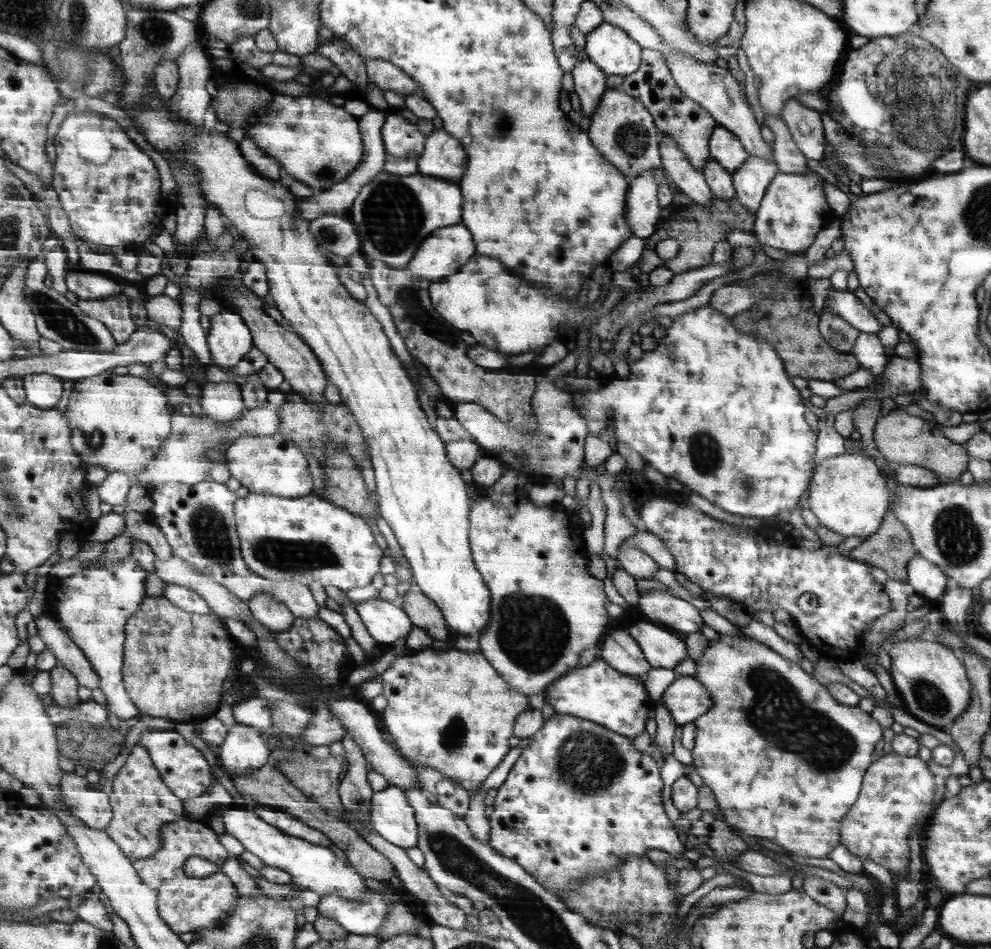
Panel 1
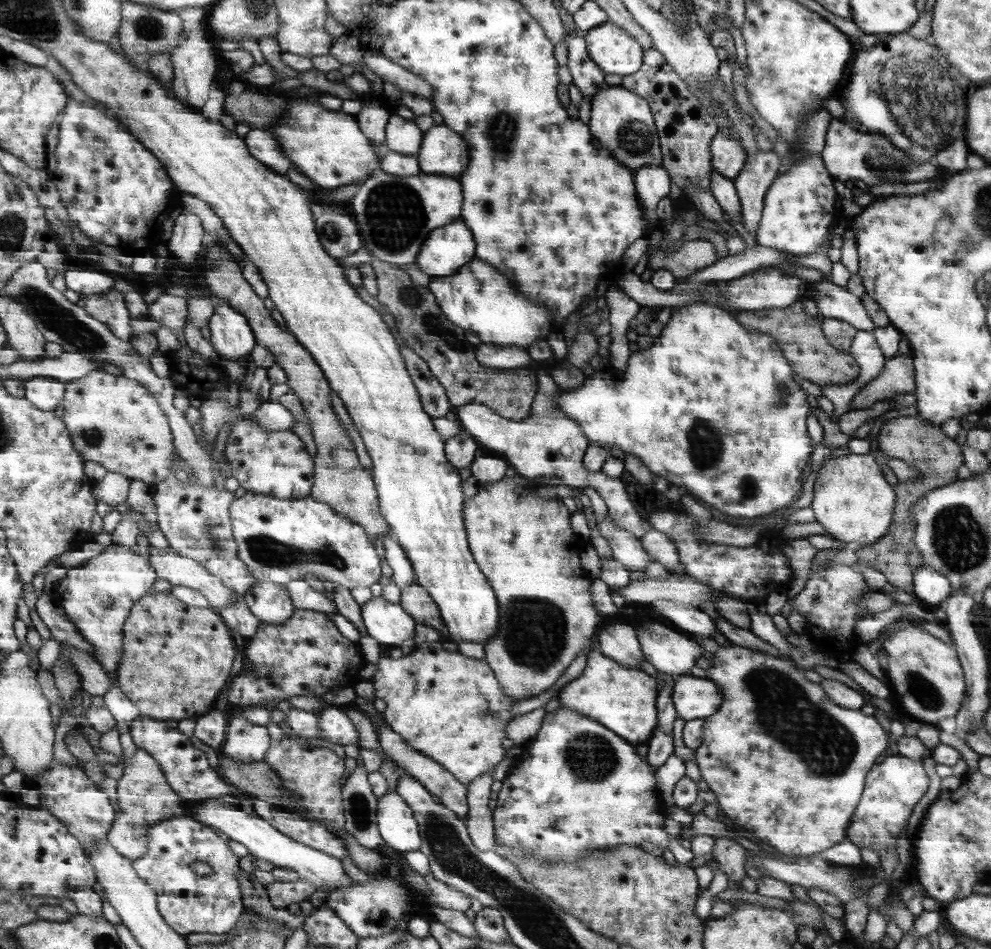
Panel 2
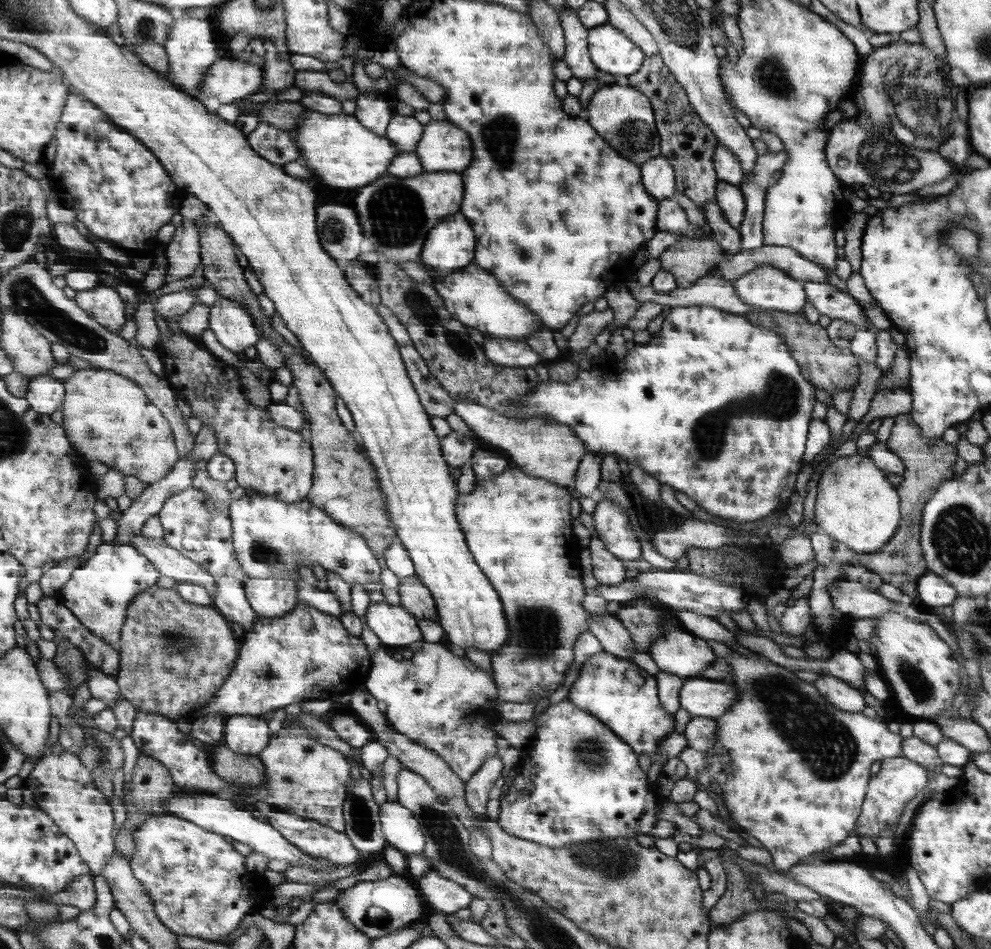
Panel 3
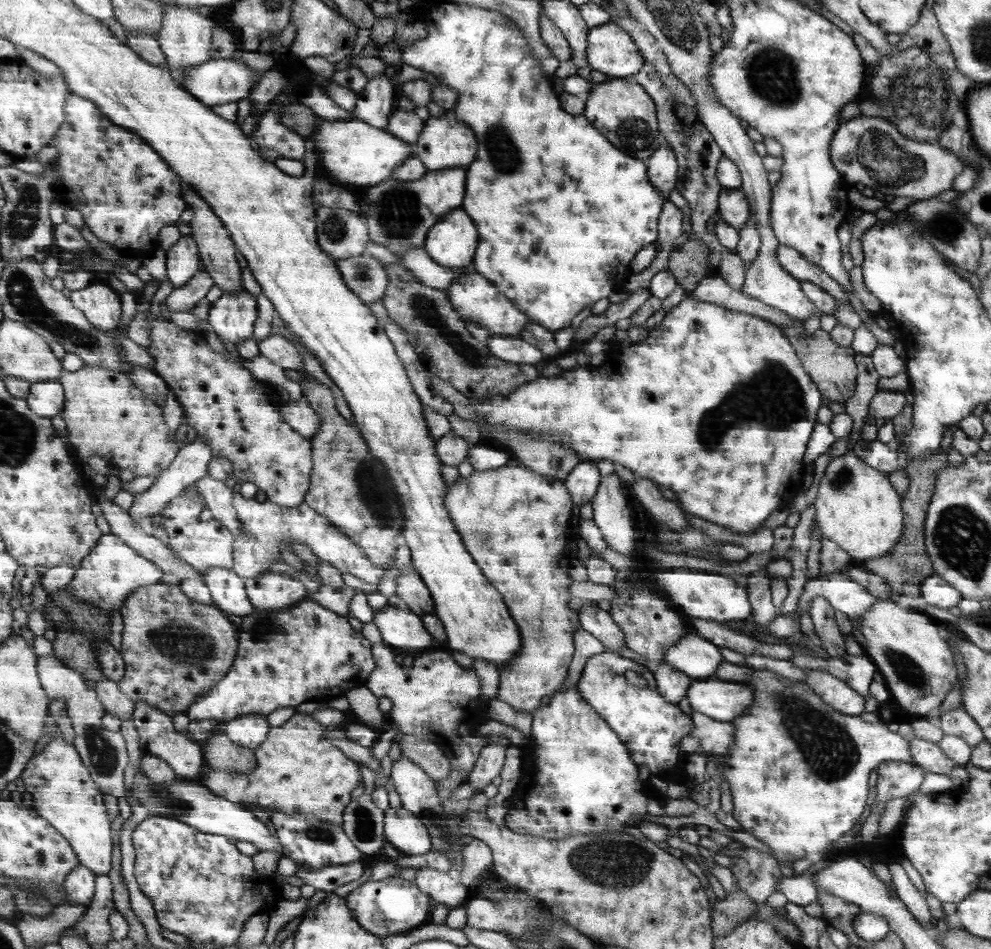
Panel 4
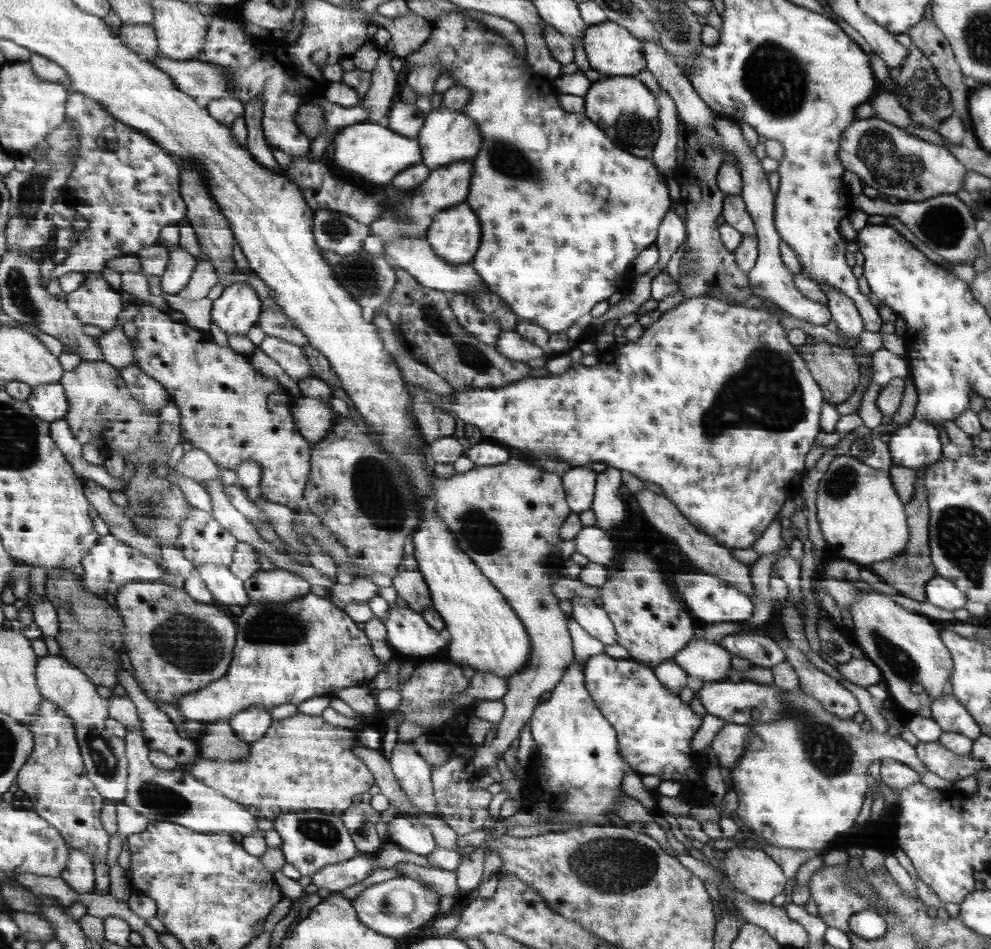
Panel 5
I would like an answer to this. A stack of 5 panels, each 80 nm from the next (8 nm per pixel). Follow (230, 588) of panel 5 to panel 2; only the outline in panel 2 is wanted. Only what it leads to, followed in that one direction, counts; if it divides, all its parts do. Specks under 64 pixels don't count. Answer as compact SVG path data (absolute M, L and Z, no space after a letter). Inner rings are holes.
M236 592L236 595L238 600L224 608L221 616L235 635L239 634L246 641L249 641L257 634L261 621L244 601L245 596L241 596L238 592Z

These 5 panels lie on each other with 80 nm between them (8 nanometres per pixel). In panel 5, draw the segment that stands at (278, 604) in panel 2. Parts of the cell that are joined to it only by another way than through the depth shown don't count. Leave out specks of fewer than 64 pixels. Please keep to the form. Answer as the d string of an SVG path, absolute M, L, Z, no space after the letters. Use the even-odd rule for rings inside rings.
M275 567L269 571L260 570L243 582L249 597L254 602L291 602L311 593L311 583L293 572Z

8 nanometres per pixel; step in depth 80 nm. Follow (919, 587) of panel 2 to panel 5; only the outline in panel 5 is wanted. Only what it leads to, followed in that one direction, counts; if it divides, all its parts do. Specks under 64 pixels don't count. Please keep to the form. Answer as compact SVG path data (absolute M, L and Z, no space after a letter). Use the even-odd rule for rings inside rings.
M936 575L924 586L926 602L933 604L937 608L953 611L962 608L967 602L967 596L963 591L957 590L949 579Z

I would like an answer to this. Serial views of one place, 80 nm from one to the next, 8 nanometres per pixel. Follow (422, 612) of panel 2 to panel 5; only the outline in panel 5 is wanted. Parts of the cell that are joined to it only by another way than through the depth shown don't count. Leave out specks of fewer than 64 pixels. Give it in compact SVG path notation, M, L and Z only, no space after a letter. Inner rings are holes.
M404 567L398 569L399 574L392 578L392 585L397 596L405 600L412 611L421 614L432 606L431 596L428 594L427 583L420 571L407 570Z

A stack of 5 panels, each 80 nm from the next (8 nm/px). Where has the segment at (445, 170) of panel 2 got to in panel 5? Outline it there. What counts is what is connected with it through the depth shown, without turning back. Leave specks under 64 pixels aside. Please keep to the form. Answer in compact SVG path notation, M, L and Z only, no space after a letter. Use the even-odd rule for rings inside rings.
M444 106L431 108L425 115L425 122L416 141L420 145L421 162L429 169L437 169L453 162L470 162L480 150L480 130L475 122L461 110L449 110Z

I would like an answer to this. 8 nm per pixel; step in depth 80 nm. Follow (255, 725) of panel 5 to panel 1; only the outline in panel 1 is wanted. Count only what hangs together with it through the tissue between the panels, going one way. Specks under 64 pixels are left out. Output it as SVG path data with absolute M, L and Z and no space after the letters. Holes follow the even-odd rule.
M239 723L229 730L229 736L218 747L218 754L221 768L233 775L251 775L273 764L269 743L261 731Z

